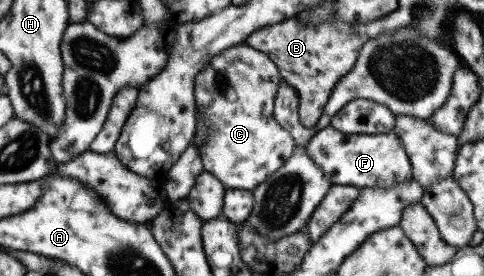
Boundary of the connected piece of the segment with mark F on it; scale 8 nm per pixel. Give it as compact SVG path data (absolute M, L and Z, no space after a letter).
M329 125L309 140L306 150L333 184L356 188L390 188L413 178L409 155L403 147L403 141L394 131L380 134L346 134Z

